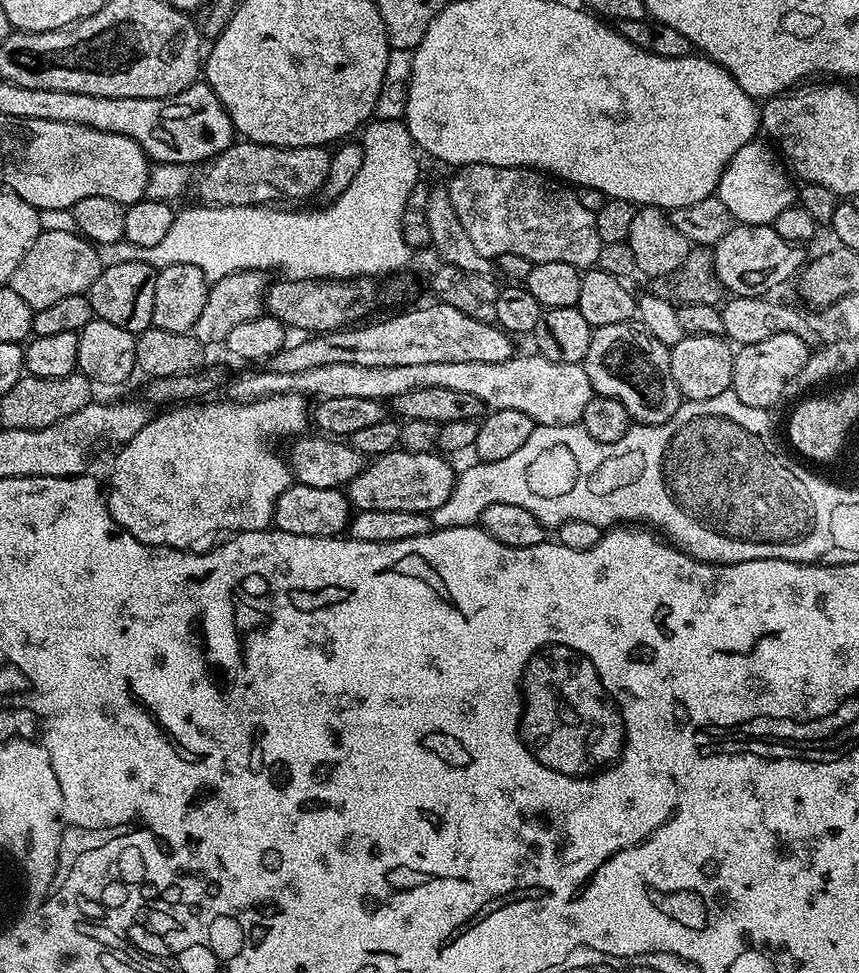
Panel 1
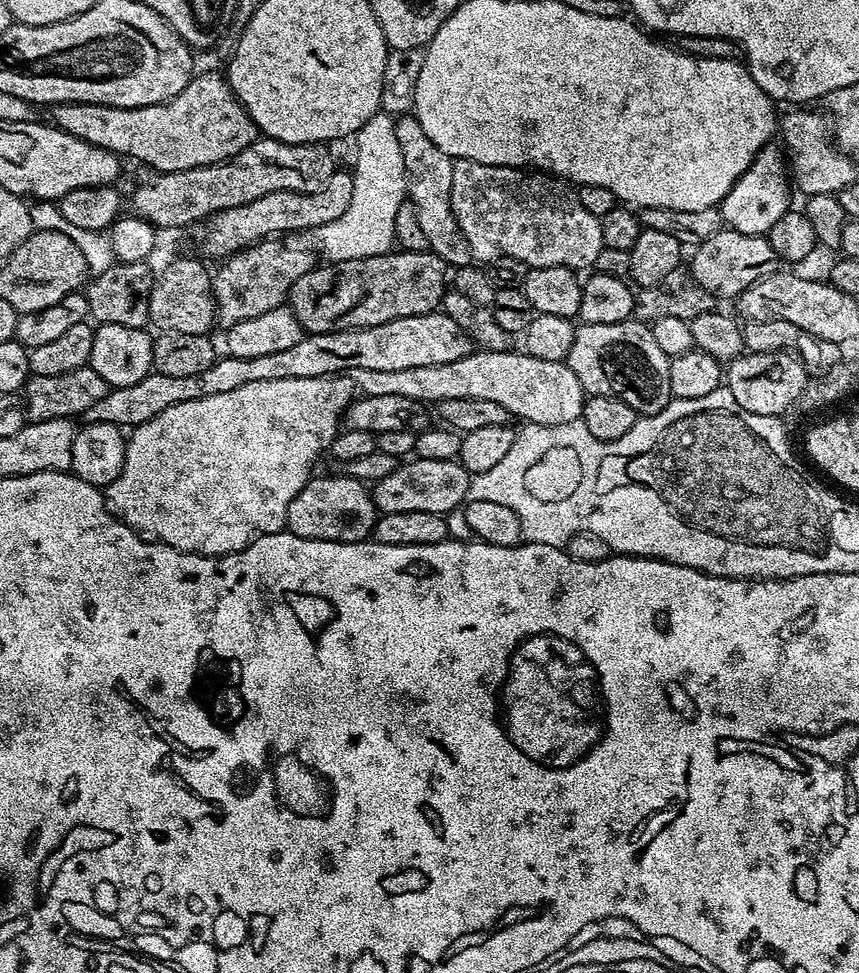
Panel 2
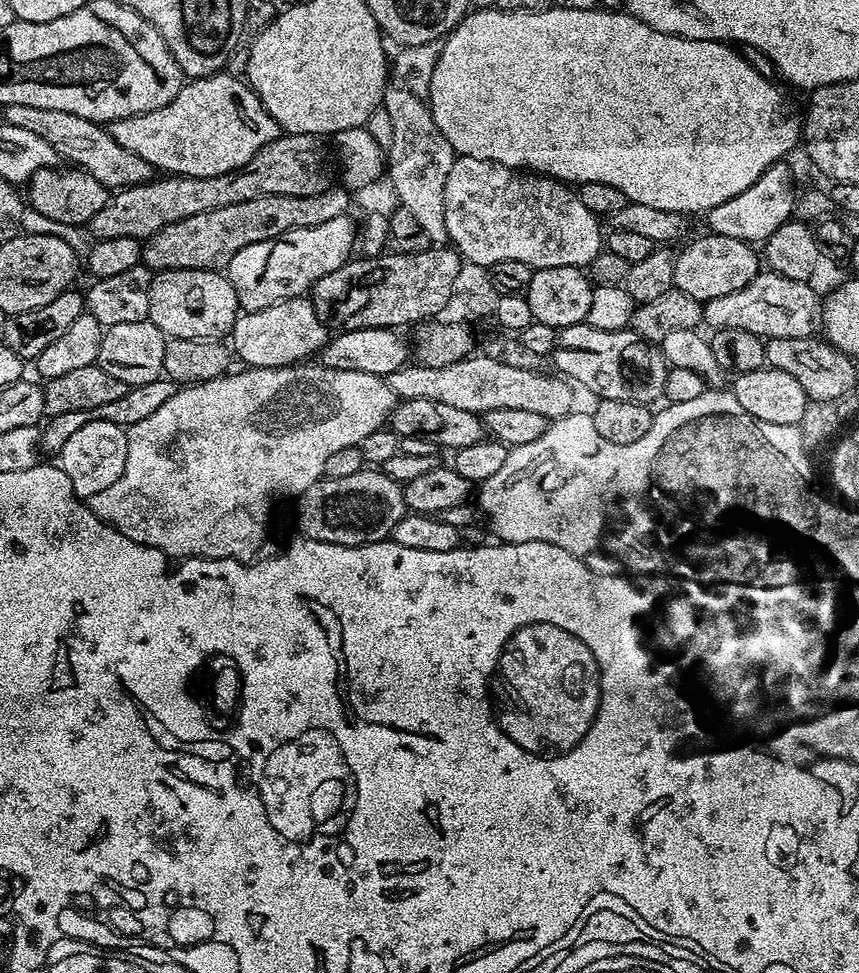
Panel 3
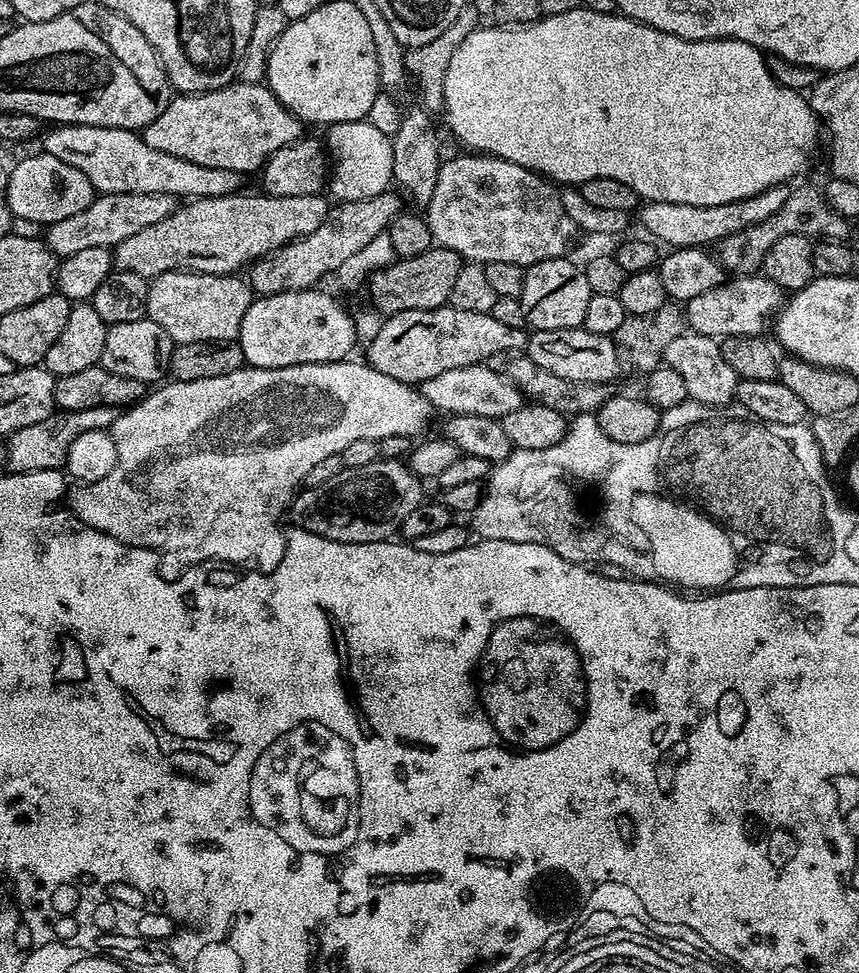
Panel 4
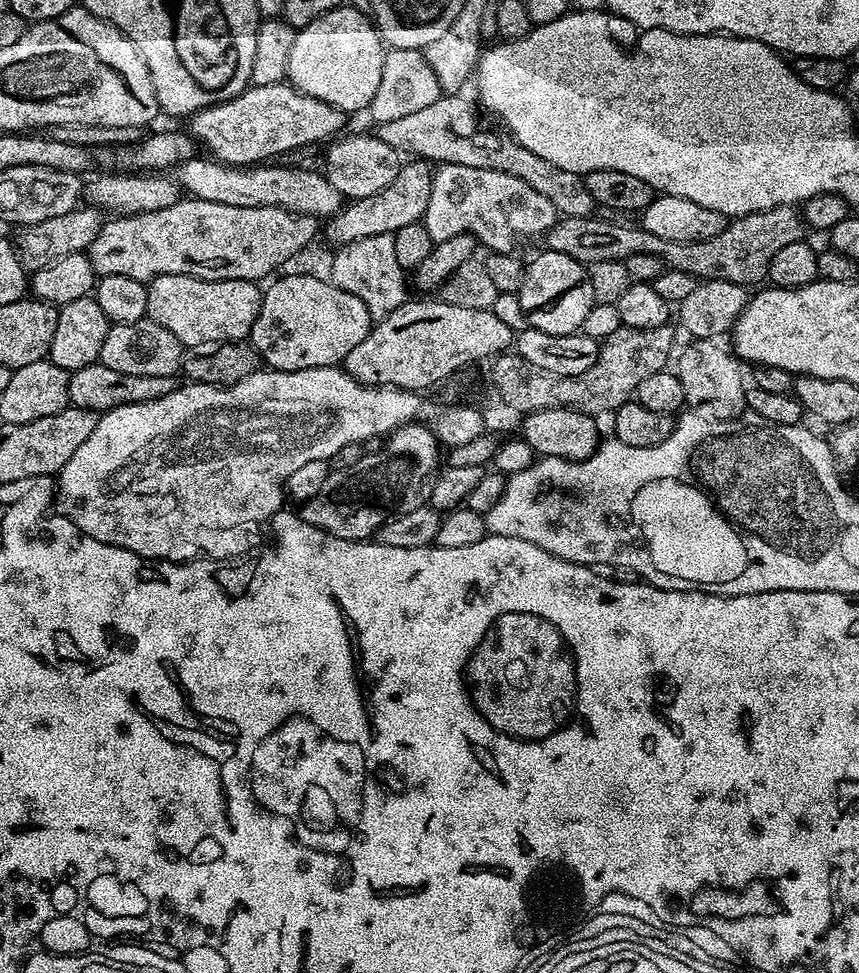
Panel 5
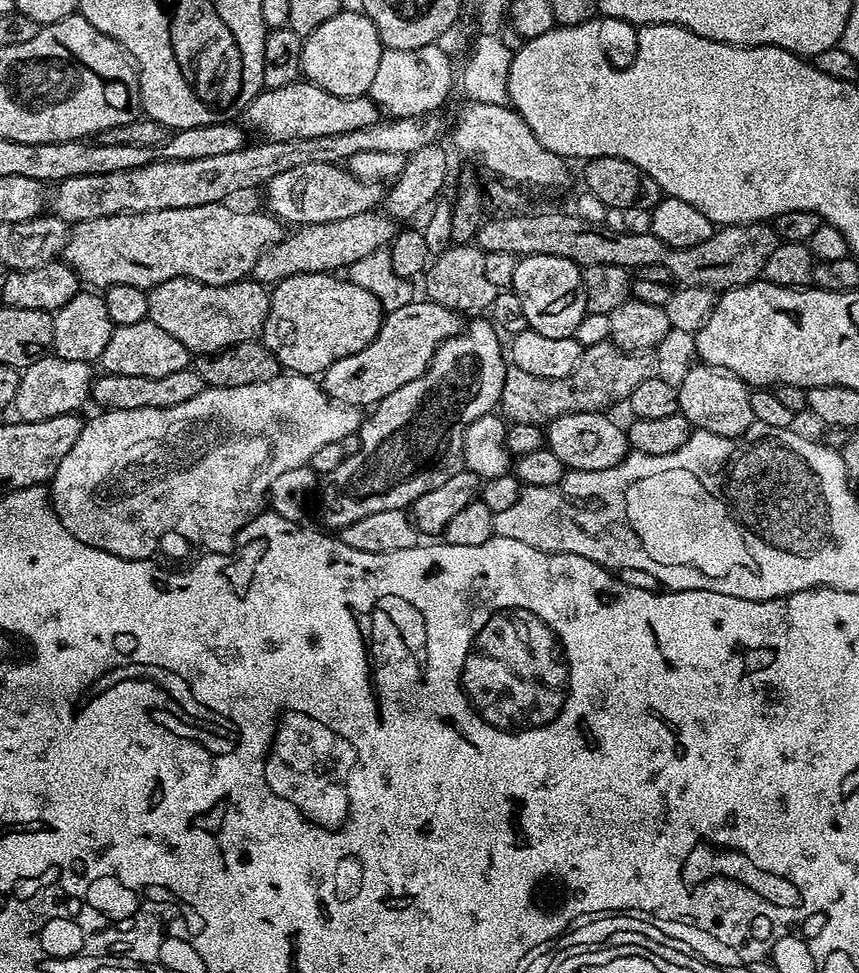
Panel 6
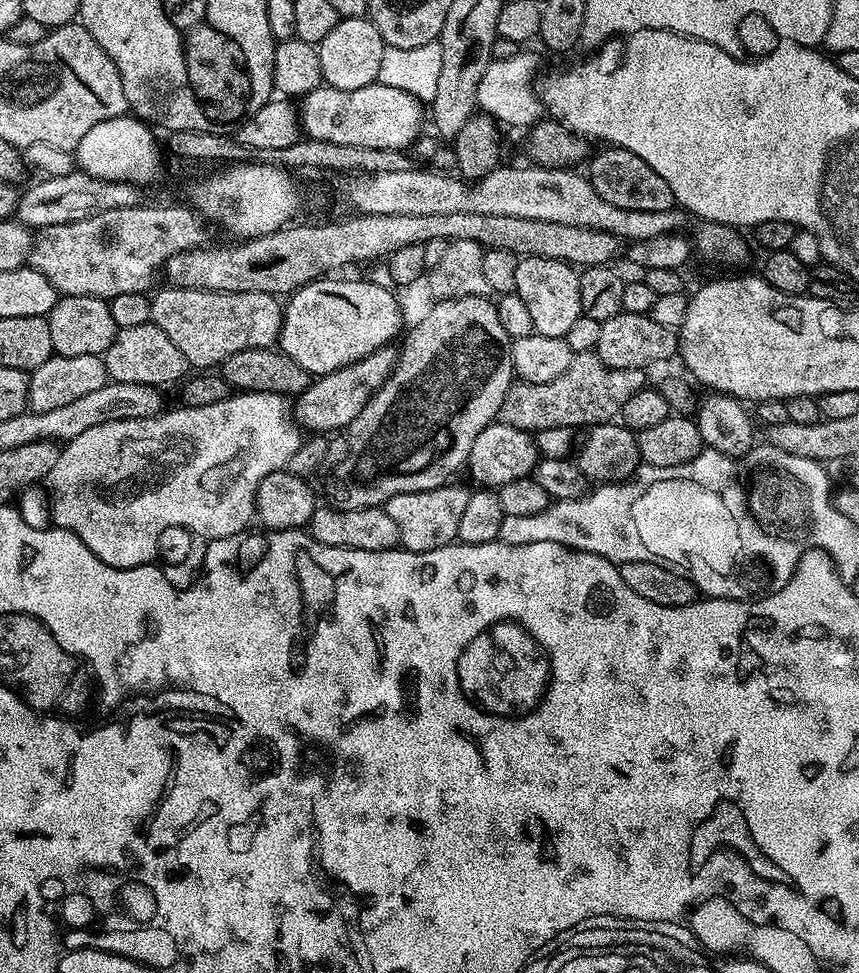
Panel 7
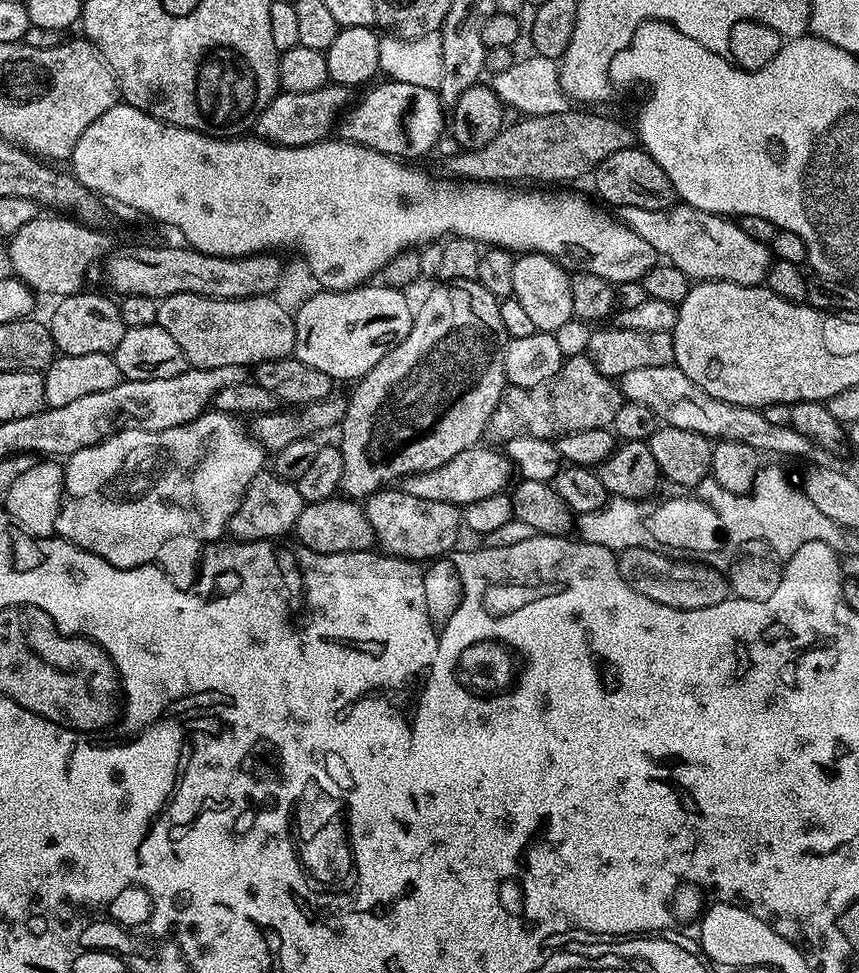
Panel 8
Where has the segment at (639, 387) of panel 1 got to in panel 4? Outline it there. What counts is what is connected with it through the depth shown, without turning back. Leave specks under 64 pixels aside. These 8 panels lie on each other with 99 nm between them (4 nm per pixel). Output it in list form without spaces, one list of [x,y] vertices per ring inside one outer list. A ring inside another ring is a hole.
[[[583,326],[566,330],[533,331],[528,338],[527,354],[542,366],[542,370],[550,370],[550,374],[558,374],[558,378],[566,378],[579,384],[611,385],[612,379],[620,372],[622,352],[615,339],[602,334],[590,334]]]

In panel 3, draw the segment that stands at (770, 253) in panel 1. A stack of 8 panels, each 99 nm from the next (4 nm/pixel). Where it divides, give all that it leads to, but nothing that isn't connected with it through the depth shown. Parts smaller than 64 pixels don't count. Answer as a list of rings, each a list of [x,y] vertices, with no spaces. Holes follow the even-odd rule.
[[[713,232],[703,235],[697,240],[689,239],[683,245],[685,248],[675,253],[672,286],[682,290],[682,294],[690,294],[690,298],[698,298],[702,302],[722,298],[733,290],[742,290],[742,286],[749,284],[762,271],[761,253],[753,245]]]

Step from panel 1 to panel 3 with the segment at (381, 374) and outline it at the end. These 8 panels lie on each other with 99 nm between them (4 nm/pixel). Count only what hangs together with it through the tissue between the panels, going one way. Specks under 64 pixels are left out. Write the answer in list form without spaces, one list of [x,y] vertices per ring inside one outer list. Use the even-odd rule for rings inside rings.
[[[473,354],[464,360],[450,362],[450,366],[426,366],[409,362],[386,377],[388,389],[400,400],[430,398],[458,410],[483,414],[490,410],[531,410],[542,414],[549,422],[573,411],[573,385],[559,375],[547,376],[547,371],[521,370],[519,366],[505,366],[483,354]]]

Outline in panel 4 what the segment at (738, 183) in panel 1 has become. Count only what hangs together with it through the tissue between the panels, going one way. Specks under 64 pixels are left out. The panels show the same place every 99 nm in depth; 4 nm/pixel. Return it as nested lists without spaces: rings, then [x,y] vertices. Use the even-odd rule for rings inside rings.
[[[776,184],[764,190],[762,194],[756,194],[738,202],[726,202],[722,206],[686,206],[678,202],[648,202],[639,209],[638,217],[640,216],[641,226],[649,232],[645,233],[661,245],[668,244],[664,246],[669,249],[716,246],[722,238],[730,238],[730,234],[738,234],[738,230],[746,230],[746,226],[758,226],[758,222],[766,222],[770,214],[778,214],[778,210],[782,210],[782,206],[788,200],[788,193],[789,189],[785,185]]]

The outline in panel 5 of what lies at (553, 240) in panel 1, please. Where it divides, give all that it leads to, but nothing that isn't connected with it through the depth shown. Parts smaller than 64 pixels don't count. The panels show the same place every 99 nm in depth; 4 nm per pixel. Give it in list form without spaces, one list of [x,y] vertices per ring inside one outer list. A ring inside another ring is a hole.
[[[457,164],[439,165],[432,173],[430,202],[422,221],[433,244],[446,242],[454,234],[472,232],[480,220],[480,204],[476,200],[492,200],[492,245],[493,252],[516,252],[523,240],[543,237],[558,219],[556,207],[534,190],[530,182],[514,178],[514,174],[502,174],[498,170],[482,170],[474,166]]]

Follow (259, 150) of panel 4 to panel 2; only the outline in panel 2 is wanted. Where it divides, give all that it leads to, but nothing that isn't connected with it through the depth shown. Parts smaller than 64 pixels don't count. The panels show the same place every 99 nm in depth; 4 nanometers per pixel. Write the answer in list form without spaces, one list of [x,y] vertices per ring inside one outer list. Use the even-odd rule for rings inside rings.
[[[204,72],[193,75],[191,82],[174,98],[164,104],[142,106],[141,108],[119,108],[118,106],[102,106],[90,102],[77,104],[51,105],[51,123],[74,138],[85,140],[94,147],[113,152],[120,158],[133,156],[144,164],[156,168],[157,173],[174,170],[194,170],[194,166],[210,166],[228,160],[234,154],[246,150],[258,139],[258,129],[250,114],[238,102],[228,85],[227,79],[216,72]]]

